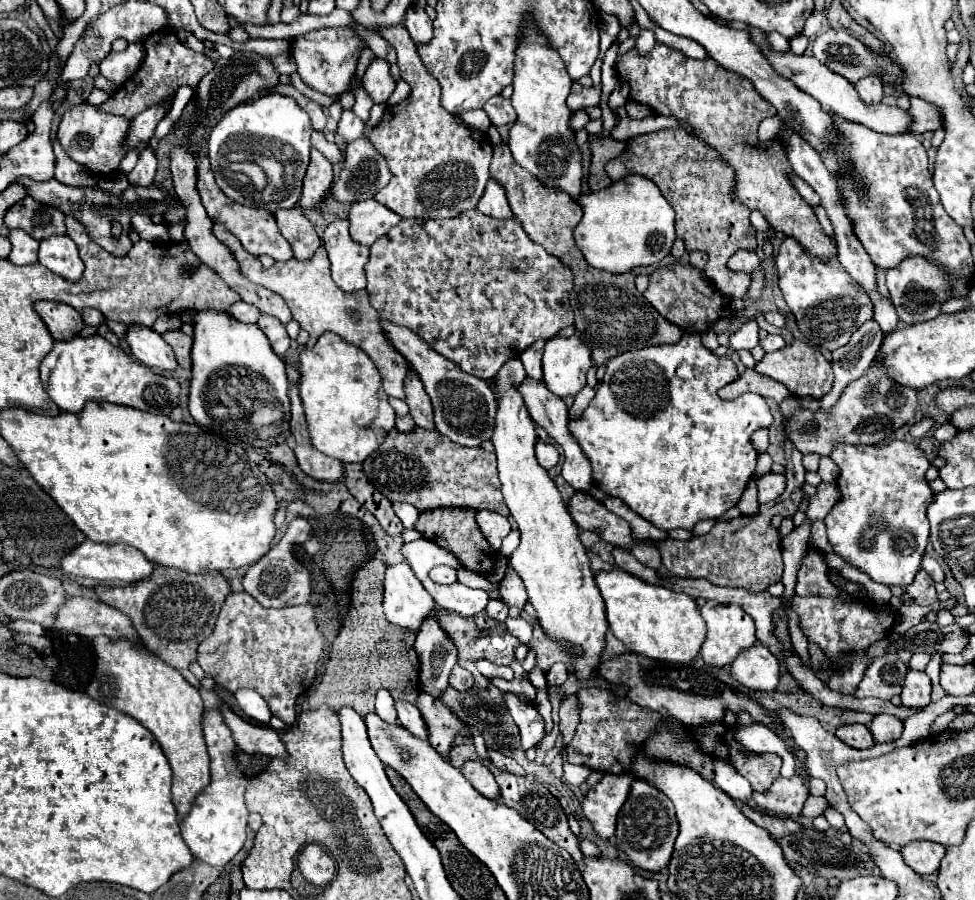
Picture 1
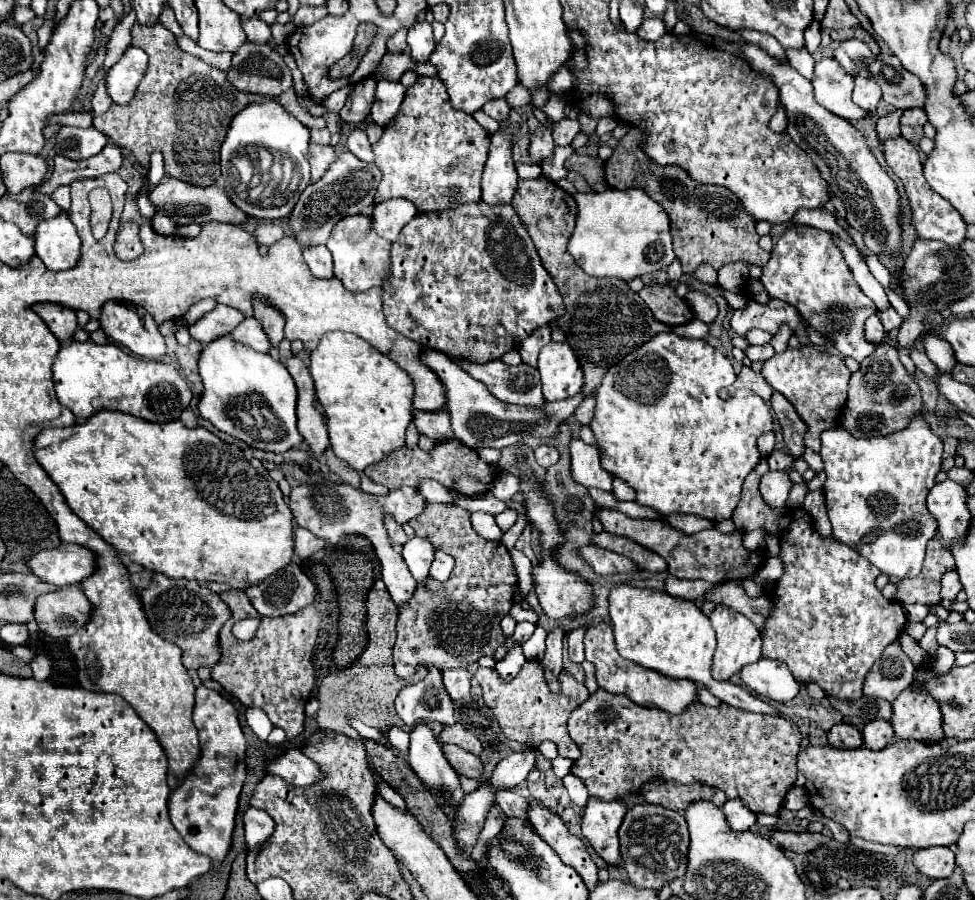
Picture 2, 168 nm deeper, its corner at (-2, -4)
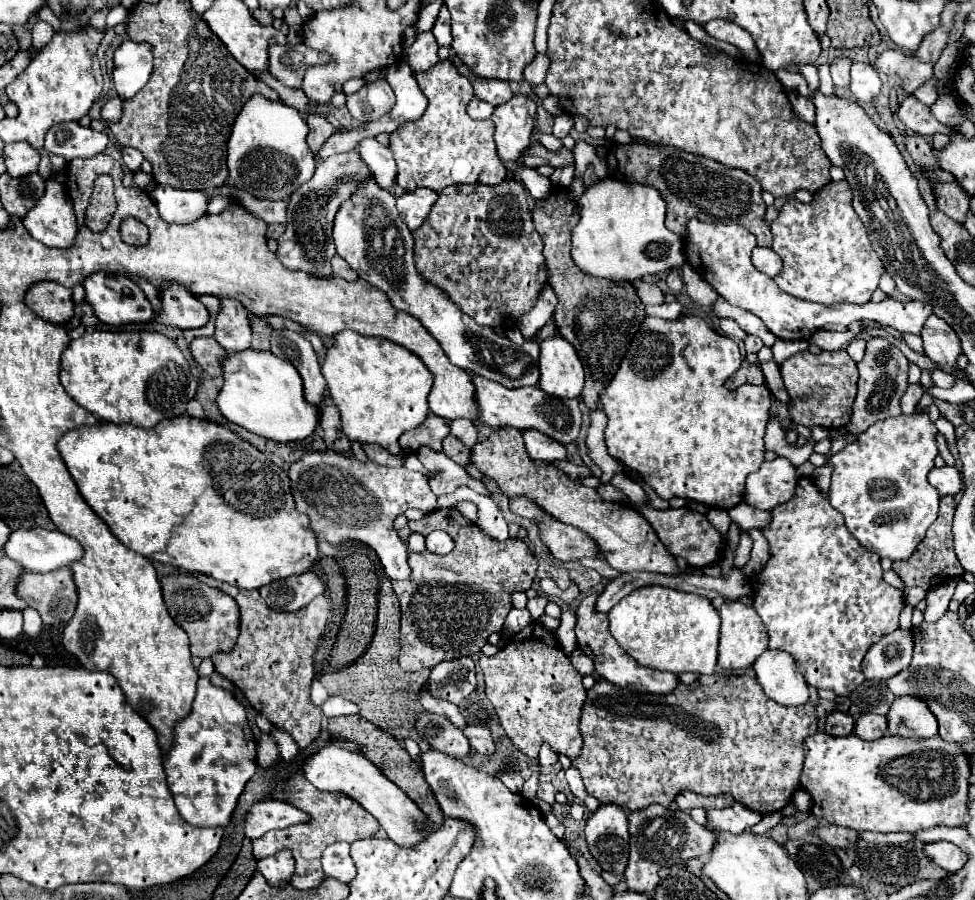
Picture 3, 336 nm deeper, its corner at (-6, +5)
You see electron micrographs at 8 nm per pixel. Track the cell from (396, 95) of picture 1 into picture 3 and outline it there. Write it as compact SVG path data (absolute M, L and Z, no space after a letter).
M432 31L418 33L414 45L408 49L404 59L414 73L428 71L430 67L434 67L438 63L438 43Z

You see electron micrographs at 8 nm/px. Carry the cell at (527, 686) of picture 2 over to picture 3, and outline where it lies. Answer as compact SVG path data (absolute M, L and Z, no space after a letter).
M538 623L528 625L494 657L480 655L478 663L484 671L486 697L494 705L500 725L524 755L538 757L538 749L546 741L556 753L564 753L570 759L578 757L582 749L578 721L586 689L582 687L582 675L572 667L548 629Z

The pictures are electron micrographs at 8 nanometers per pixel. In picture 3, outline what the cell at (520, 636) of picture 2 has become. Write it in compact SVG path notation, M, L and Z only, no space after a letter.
M512 609L504 623L504 635L512 637L512 635L520 633L524 627L528 627L530 623L534 623L534 619L528 609Z

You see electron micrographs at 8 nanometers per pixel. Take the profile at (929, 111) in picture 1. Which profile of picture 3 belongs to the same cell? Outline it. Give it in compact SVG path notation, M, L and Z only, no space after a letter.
M906 97L900 107L896 109L898 119L918 135L932 135L932 133L952 133L952 127L940 125L926 105L922 105L916 97Z

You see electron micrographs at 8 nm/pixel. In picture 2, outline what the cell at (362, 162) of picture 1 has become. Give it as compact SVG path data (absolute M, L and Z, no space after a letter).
M350 152L340 154L332 162L330 170L326 170L324 178L320 178L314 184L308 184L302 190L300 200L296 202L294 210L286 218L288 228L292 230L292 236L296 238L298 246L306 248L306 246L326 244L330 230L342 220L342 216L366 212L374 204L374 192L378 188L380 178L382 178L382 174L374 164L366 164Z

